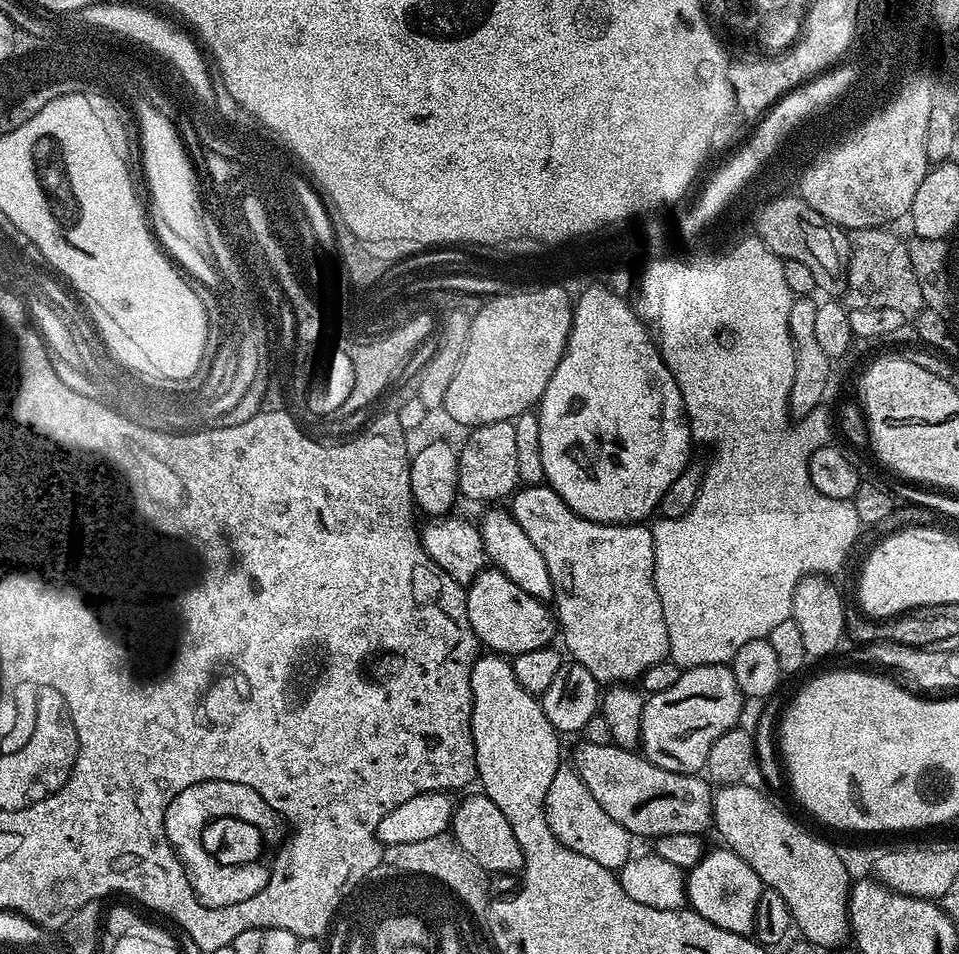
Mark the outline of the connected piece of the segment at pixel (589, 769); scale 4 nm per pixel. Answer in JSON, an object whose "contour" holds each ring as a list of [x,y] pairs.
{"contour":[[[584,742],[580,746],[581,748],[570,760],[571,767],[575,768],[578,778],[582,778],[586,790],[590,790],[594,802],[598,802],[598,806],[602,806],[602,810],[606,810],[606,814],[610,814],[610,818],[614,818],[614,822],[618,822],[618,826],[625,828],[633,837],[655,838],[666,834],[686,834],[687,832],[700,834],[703,833],[704,827],[712,824],[714,792],[703,775],[687,776],[670,770],[662,770],[633,749],[618,748],[613,743],[592,745]]]}

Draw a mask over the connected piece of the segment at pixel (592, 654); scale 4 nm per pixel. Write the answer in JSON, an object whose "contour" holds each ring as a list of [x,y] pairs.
{"contour":[[[544,482],[521,487],[511,497],[510,511],[512,519],[526,530],[526,538],[530,538],[530,542],[542,550],[542,558],[546,558],[558,632],[562,640],[564,636],[563,647],[566,652],[568,647],[572,655],[569,657],[575,663],[586,666],[598,682],[636,682],[646,670],[650,670],[650,666],[669,659],[670,638],[666,634],[666,618],[652,581],[656,559],[651,527],[643,523],[599,524],[582,518]]]}

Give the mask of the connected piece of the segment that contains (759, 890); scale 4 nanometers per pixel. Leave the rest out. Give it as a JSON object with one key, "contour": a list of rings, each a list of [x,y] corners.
{"contour":[[[719,846],[713,852],[705,851],[700,860],[686,872],[686,904],[691,911],[702,914],[706,922],[722,926],[739,936],[748,936],[754,926],[754,910],[758,898],[764,893],[758,874],[738,858],[727,846]]]}

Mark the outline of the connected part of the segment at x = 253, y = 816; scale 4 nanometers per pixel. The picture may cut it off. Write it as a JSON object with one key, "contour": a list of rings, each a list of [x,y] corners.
{"contour":[[[209,780],[193,784],[192,792],[182,790],[171,800],[164,815],[167,840],[188,873],[199,904],[208,908],[235,907],[252,898],[252,892],[264,883],[264,868],[216,868],[216,864],[204,856],[204,848],[200,848],[200,824],[204,824],[208,816],[220,816],[220,812],[228,812],[228,816],[244,816],[244,820],[256,820],[264,831],[271,829],[268,808],[260,804],[259,797],[251,796],[245,784],[212,784]]]}

